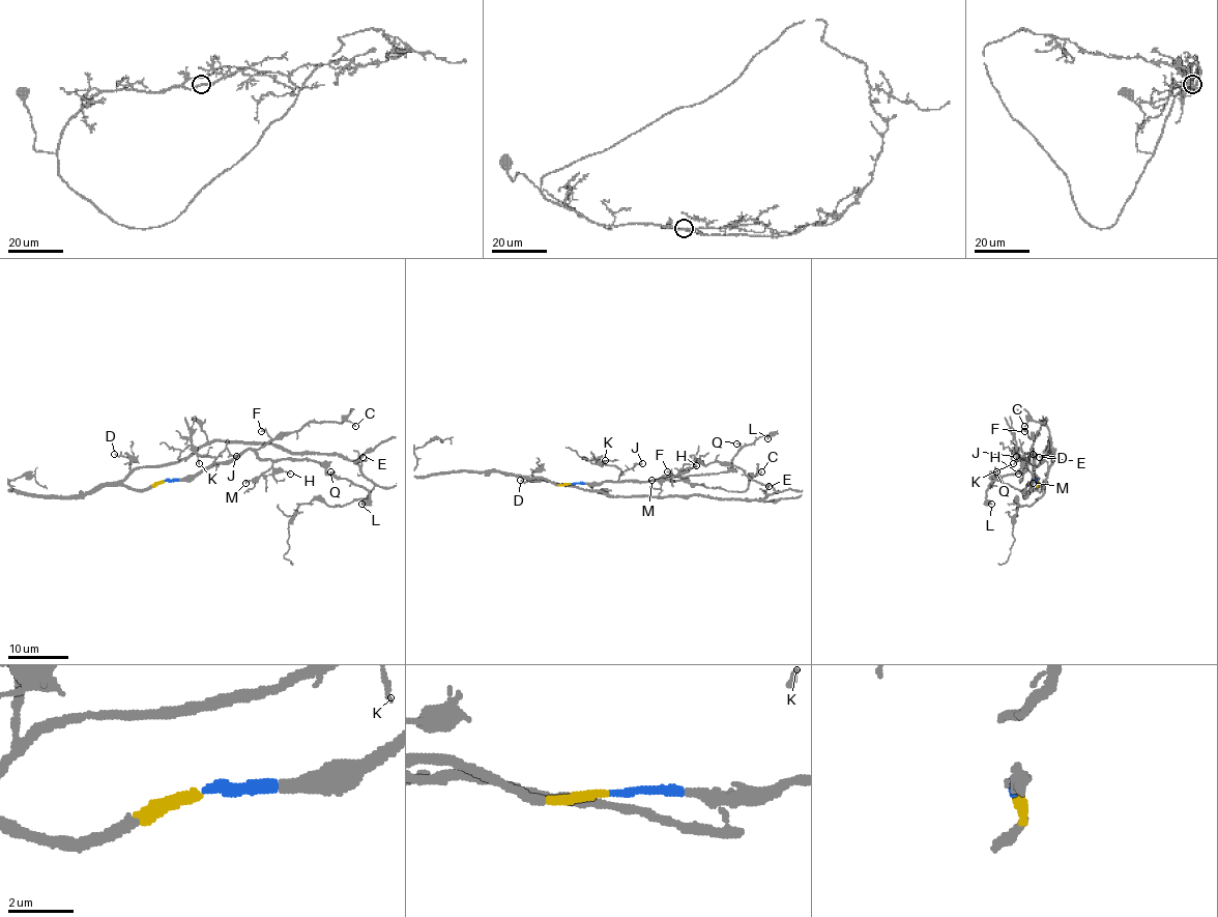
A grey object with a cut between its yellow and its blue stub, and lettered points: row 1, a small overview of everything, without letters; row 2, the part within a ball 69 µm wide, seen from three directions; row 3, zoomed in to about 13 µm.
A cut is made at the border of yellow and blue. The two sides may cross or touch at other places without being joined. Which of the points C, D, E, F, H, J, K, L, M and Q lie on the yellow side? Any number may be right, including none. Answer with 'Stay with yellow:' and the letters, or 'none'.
Stay with yellow: D, E

